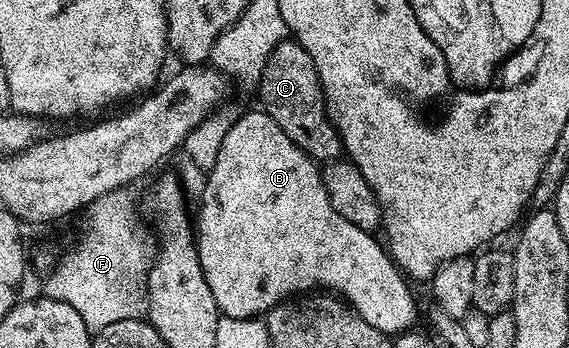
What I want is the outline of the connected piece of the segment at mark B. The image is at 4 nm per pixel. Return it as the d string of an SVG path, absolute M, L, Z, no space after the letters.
M247 112L232 122L213 170L206 173L202 196L199 220L197 216L199 261L222 315L242 320L259 318L296 294L326 290L346 300L378 332L408 331L403 322L417 298L407 290L408 281L390 252L375 241L372 233L353 226L333 210L333 202L325 194L320 165L302 152L266 112Z

